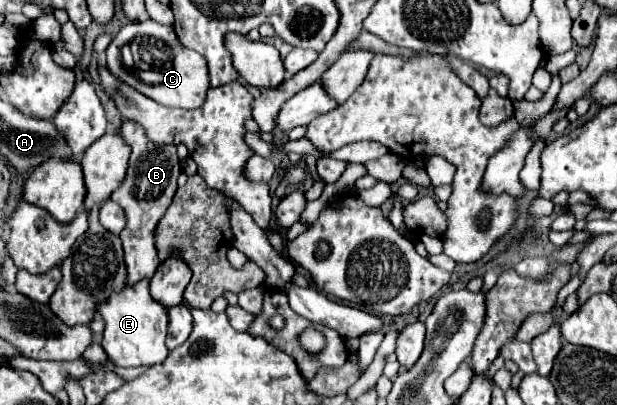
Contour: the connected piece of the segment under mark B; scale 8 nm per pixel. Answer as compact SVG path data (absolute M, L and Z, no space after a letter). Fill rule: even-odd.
M123 120L121 122L121 136L131 146L129 168L123 178L123 184L109 196L117 202L127 216L127 226L121 232L125 264L127 264L127 284L133 286L139 280L151 280L159 266L159 258L155 252L155 240L151 240L151 232L155 232L155 224L161 220L165 210L169 208L173 194L177 190L177 178L181 174L181 164L177 158L177 150L173 144L155 144L147 138L145 128L137 122Z

